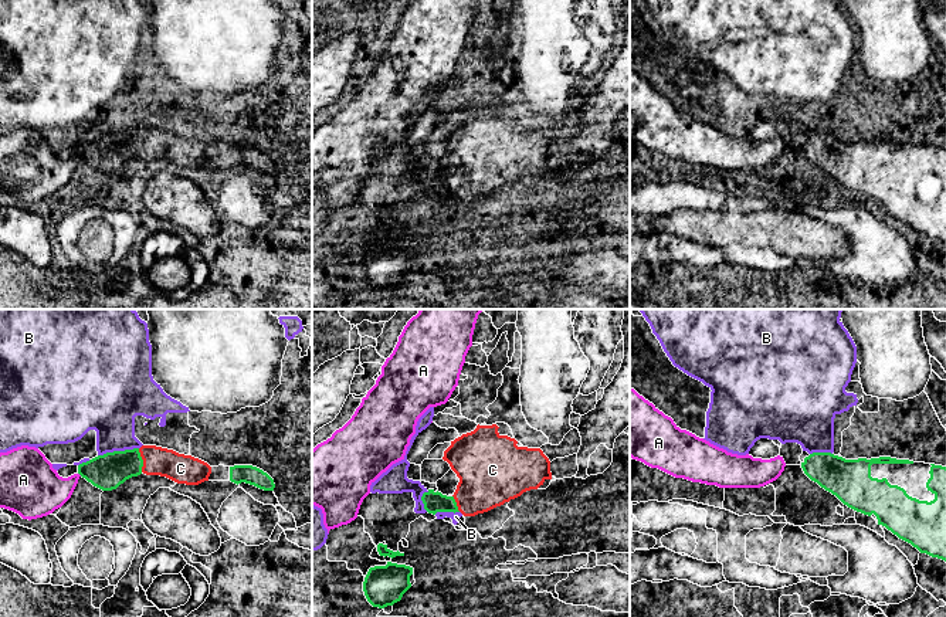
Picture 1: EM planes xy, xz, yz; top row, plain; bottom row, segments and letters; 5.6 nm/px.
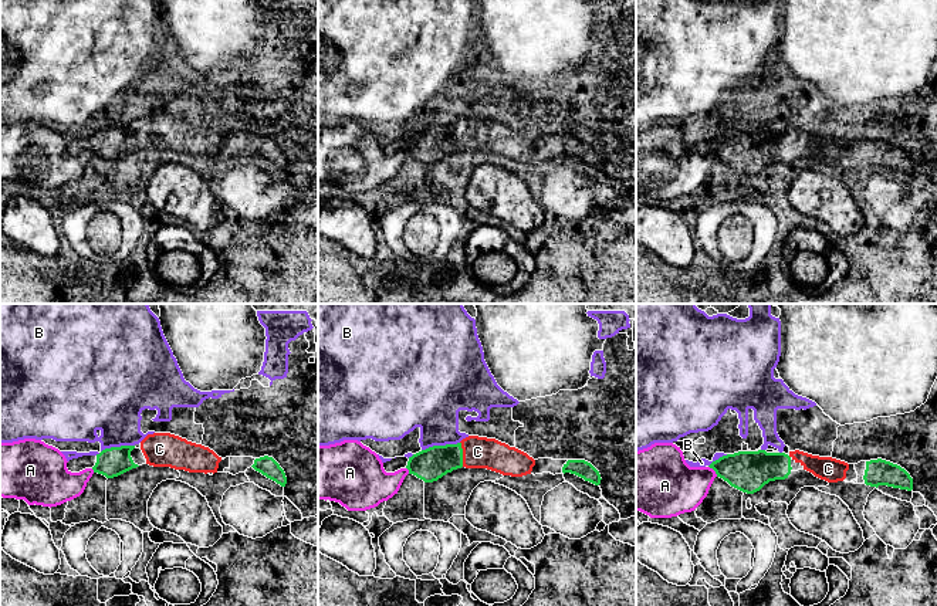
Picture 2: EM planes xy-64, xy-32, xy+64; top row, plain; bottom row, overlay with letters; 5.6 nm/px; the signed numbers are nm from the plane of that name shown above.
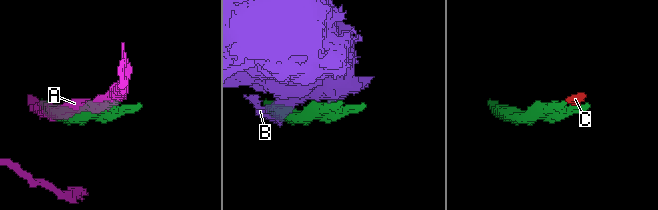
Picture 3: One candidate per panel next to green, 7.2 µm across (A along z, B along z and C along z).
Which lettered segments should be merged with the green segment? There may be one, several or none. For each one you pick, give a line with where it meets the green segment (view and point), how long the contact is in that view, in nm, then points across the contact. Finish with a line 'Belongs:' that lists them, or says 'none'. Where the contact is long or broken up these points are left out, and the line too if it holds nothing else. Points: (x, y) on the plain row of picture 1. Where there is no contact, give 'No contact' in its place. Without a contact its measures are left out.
C: Touches green at xy (142, 142). Shared border 140 nm
Belongs: C

